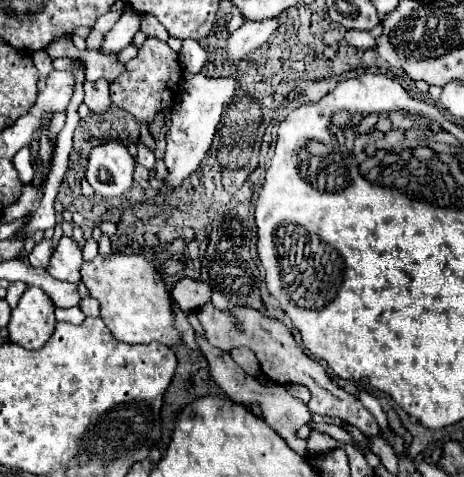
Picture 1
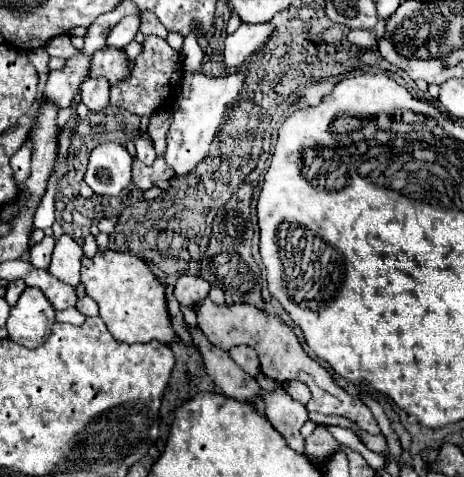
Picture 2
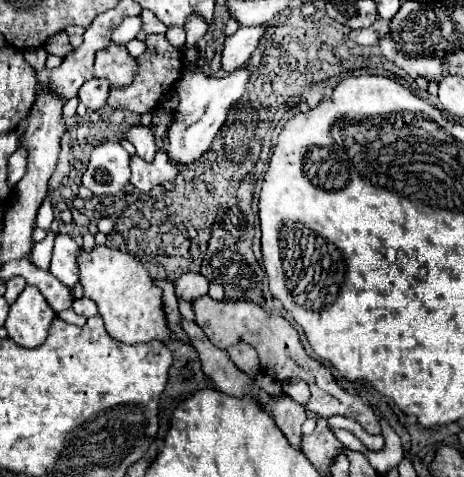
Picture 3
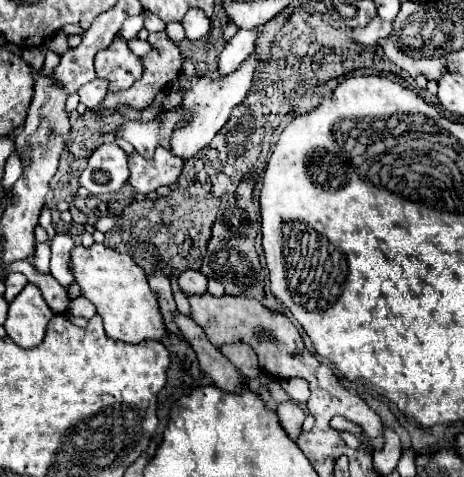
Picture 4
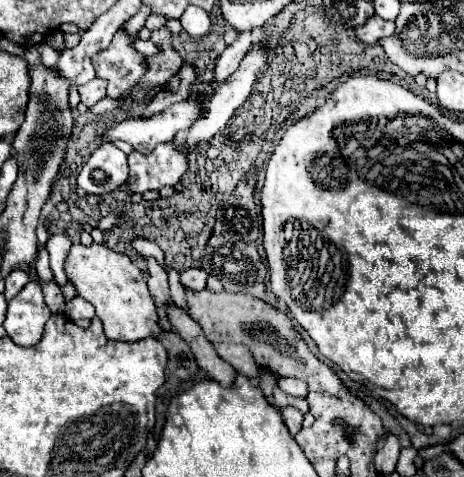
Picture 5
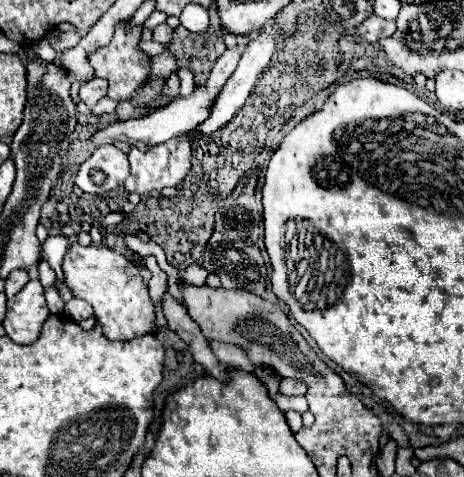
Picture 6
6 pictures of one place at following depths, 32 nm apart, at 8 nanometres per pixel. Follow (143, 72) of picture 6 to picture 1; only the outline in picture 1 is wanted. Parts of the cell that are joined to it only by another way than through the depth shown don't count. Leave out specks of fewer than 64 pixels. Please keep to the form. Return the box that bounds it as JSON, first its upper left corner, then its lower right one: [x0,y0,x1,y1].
[80,50,124,83]

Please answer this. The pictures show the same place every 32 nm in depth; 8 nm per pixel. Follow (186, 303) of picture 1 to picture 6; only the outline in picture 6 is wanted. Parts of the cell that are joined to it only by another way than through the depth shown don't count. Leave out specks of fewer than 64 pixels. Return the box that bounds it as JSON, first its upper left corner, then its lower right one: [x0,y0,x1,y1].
[182,264,208,286]

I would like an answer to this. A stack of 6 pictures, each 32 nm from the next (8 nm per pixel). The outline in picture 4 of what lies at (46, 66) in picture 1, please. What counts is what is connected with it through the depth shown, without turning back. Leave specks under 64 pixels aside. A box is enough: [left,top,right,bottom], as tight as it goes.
[22,48,44,70]

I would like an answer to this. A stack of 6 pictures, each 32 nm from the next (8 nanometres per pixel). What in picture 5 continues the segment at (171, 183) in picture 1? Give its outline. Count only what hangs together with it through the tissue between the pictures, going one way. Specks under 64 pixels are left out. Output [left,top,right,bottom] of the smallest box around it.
[172,44,268,154]

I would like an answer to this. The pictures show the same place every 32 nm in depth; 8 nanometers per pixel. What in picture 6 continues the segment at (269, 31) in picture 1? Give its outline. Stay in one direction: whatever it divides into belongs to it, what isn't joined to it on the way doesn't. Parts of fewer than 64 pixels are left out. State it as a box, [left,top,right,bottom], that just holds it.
[92,36,250,152]

